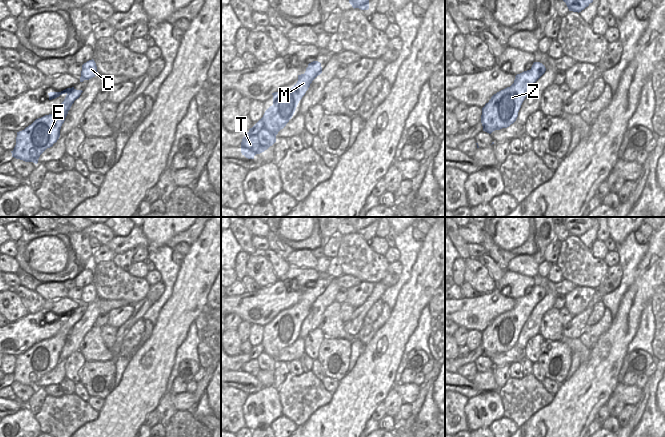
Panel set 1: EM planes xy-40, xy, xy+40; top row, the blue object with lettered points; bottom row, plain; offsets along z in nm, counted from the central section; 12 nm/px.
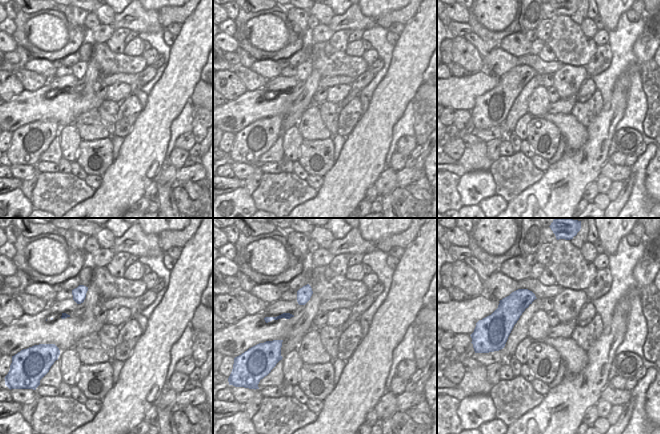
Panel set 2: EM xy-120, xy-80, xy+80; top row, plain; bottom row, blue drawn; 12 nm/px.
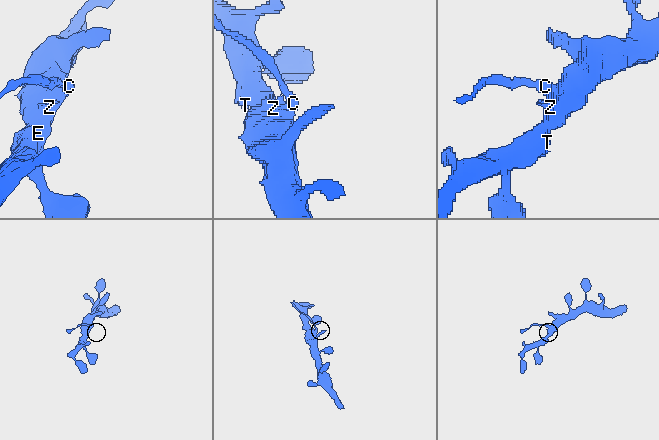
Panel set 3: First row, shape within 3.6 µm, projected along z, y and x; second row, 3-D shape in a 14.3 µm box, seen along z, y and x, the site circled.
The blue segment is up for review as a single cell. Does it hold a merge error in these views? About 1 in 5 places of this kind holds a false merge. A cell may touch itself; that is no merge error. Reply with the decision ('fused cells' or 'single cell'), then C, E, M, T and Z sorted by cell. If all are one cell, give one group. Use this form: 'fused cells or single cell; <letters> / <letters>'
fused cells; C / E M T Z

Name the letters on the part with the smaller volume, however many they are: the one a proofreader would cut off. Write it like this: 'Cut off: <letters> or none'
Cut off: C.

